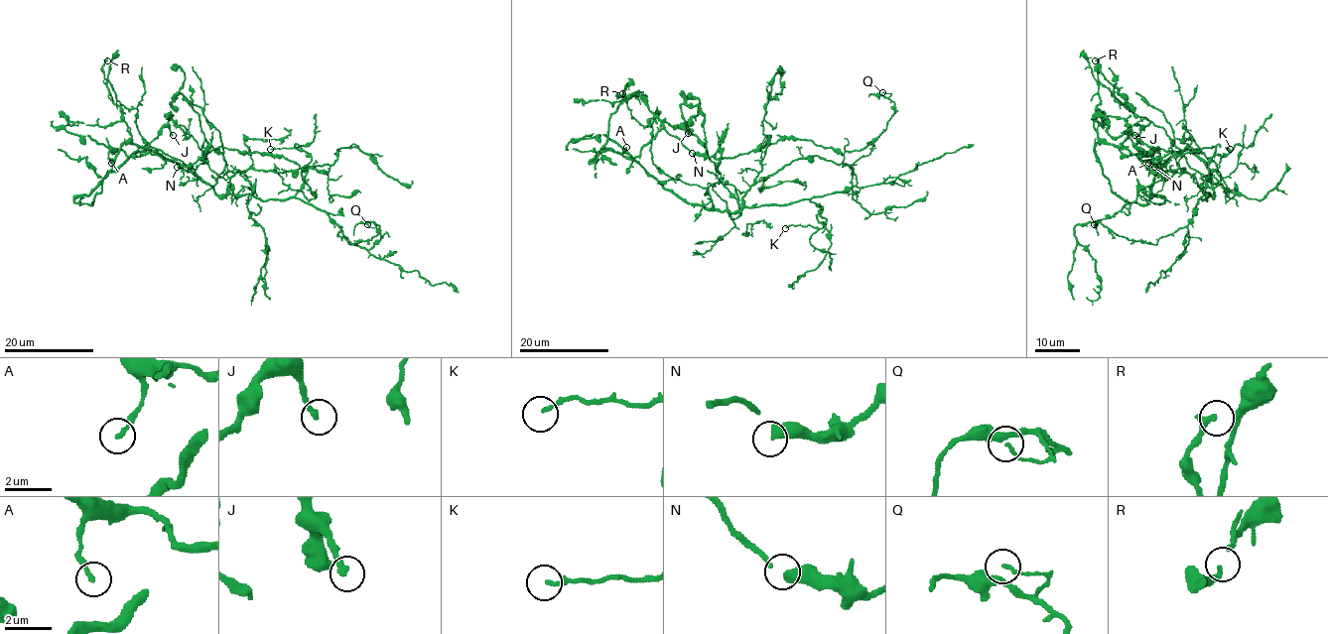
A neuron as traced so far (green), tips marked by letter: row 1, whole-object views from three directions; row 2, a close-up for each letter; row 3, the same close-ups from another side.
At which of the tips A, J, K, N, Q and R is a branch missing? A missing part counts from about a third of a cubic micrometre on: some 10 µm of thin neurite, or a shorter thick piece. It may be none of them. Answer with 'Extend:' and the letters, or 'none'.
Extend: none

